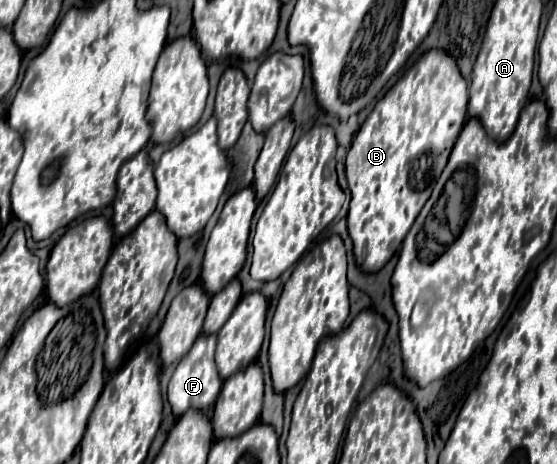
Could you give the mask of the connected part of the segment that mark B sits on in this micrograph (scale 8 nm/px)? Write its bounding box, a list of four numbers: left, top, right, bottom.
[346,49,468,271]

